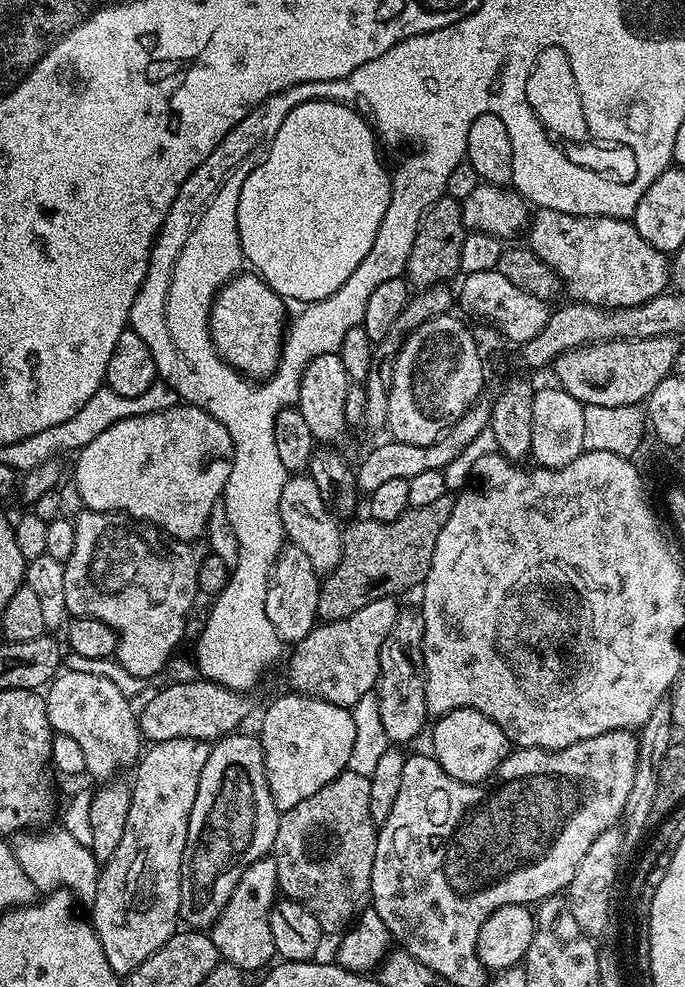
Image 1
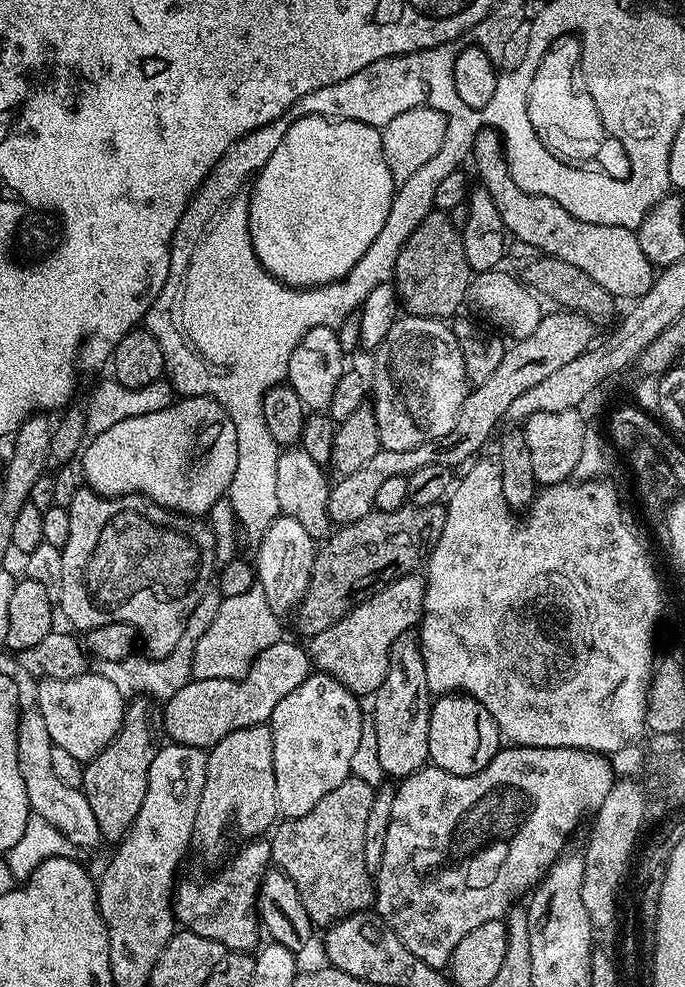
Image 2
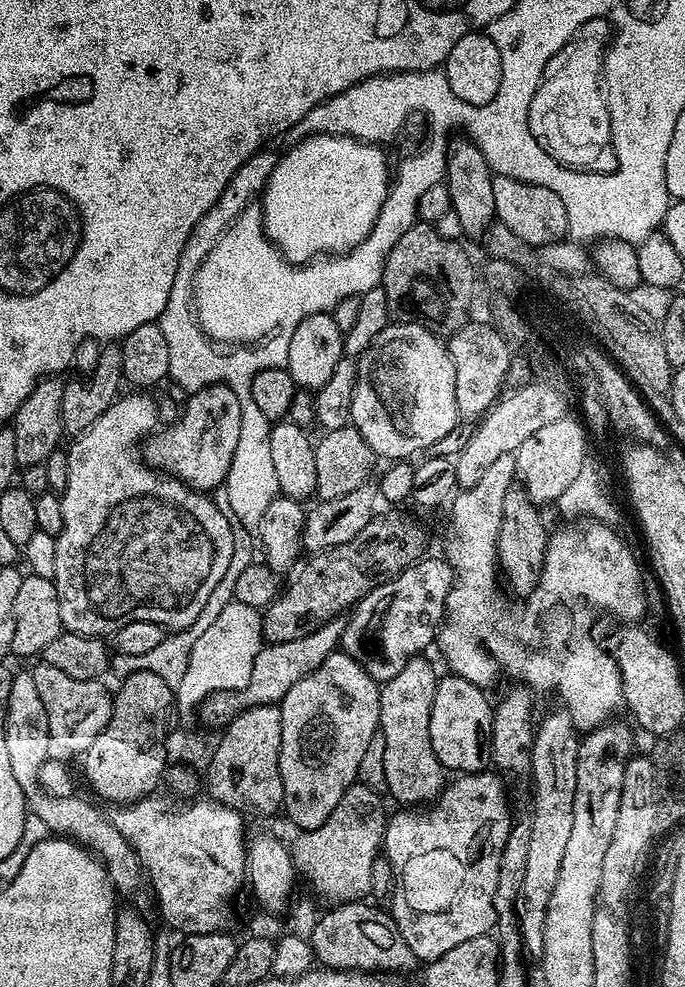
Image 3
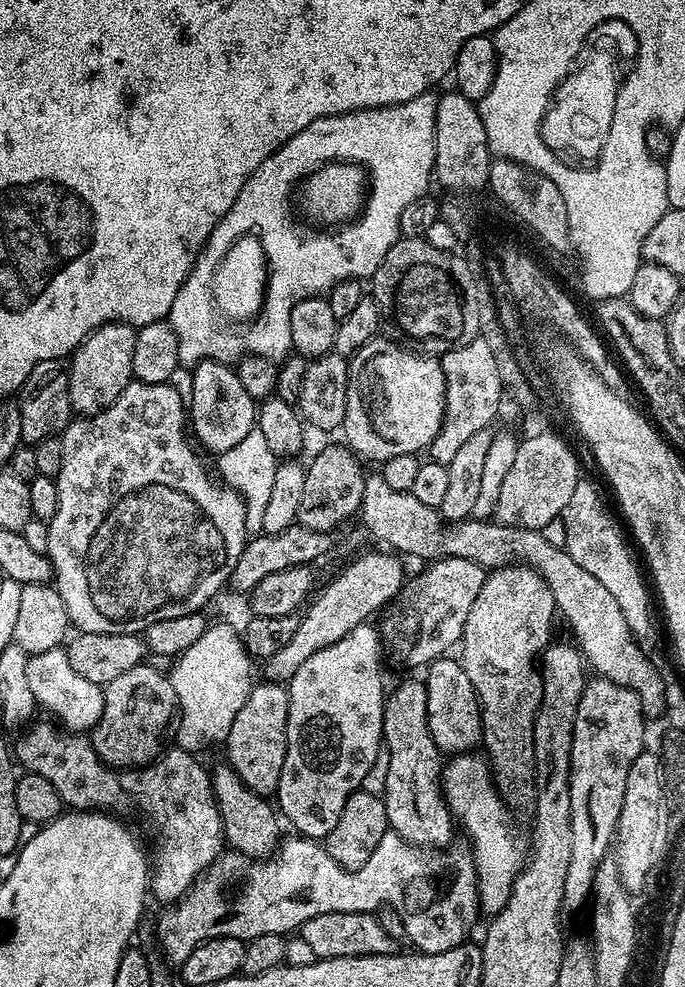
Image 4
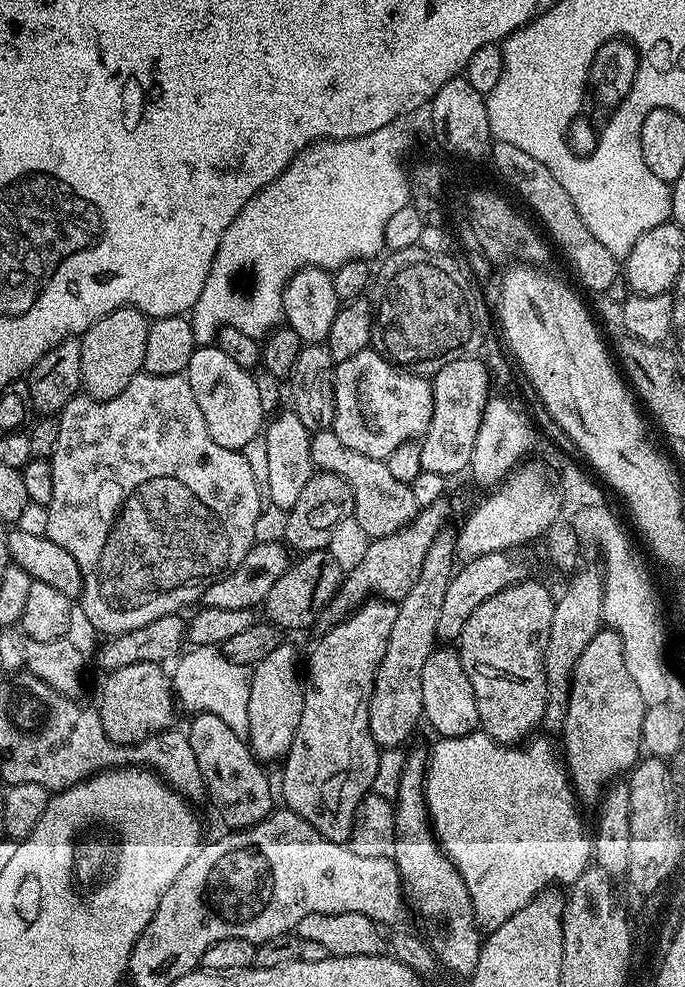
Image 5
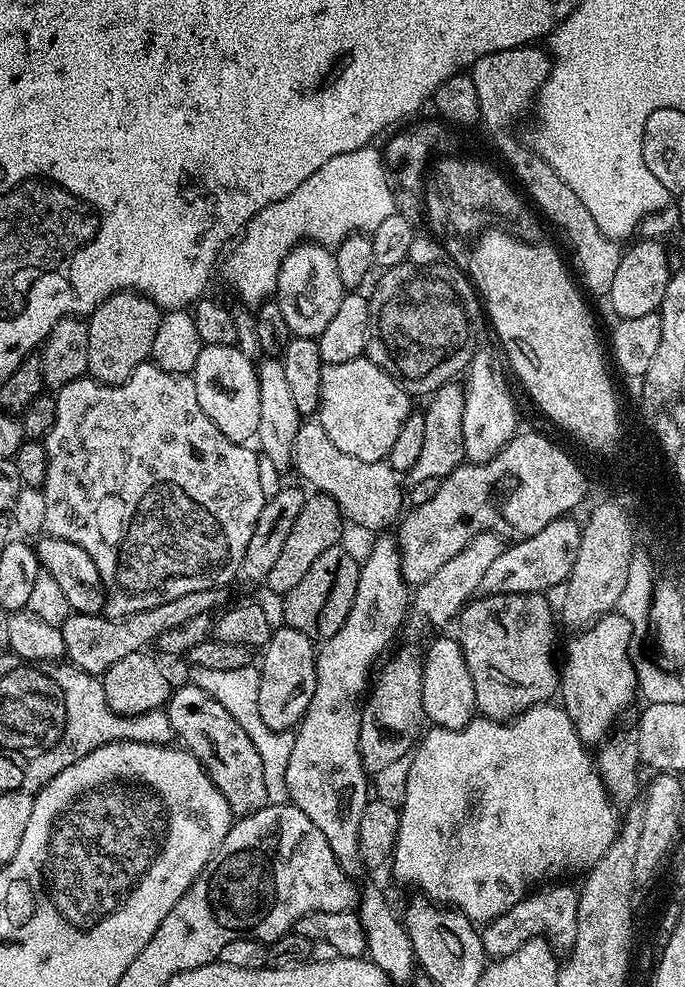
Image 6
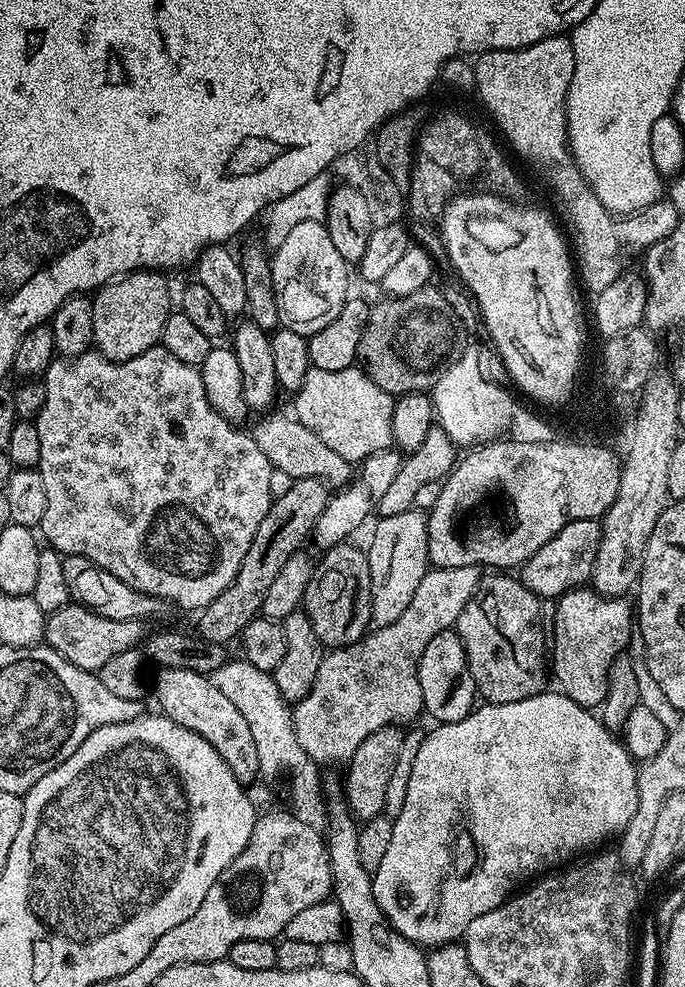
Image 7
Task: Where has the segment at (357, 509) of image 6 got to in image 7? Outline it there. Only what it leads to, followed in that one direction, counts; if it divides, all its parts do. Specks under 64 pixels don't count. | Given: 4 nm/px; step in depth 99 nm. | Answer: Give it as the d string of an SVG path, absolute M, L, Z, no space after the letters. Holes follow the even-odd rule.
M272 414L261 415L264 417L257 422L256 429L251 429L250 434L258 442L258 450L262 450L262 454L266 454L266 458L277 473L285 472L292 480L301 480L302 478L323 480L329 486L343 486L353 479L353 465L344 460L342 454L330 450L330 446L326 446L326 442L322 442L322 438L318 438L318 434L314 434L314 430L306 430L306 426L302 426L302 422L291 415L288 415L289 417L268 415Z

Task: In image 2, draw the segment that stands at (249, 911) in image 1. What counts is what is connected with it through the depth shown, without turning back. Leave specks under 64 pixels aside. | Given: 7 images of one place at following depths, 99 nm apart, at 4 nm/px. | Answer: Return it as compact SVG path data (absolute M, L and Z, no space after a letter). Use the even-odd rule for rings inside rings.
M271 839L249 840L228 862L213 880L181 879L174 889L174 915L187 931L222 944L227 951L252 952L262 940L256 895L260 893L260 884L272 864Z

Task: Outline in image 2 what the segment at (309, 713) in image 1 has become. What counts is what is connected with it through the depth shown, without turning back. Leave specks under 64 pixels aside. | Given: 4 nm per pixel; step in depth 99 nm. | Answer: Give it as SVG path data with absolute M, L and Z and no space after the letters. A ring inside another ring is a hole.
M313 671L302 686L294 686L278 706L270 721L274 754L276 807L285 817L305 816L326 798L334 786L352 775L350 762L366 716L360 713L361 701L342 682L324 672Z

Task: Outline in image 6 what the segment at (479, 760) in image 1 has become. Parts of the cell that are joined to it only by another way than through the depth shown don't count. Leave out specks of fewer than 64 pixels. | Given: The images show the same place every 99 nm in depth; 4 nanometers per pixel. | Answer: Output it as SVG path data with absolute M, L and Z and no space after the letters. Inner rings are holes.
M440 636L424 652L422 702L425 717L438 728L465 728L477 715L474 682L466 666L459 639Z

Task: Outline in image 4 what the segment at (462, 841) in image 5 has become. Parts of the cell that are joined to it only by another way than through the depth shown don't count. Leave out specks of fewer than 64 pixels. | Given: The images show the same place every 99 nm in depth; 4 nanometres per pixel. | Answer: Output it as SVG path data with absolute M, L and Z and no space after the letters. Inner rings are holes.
M456 754L443 765L442 787L444 801L453 817L464 823L468 840L472 843L470 859L476 869L476 887L480 893L480 907L489 917L498 915L512 894L512 887L526 865L526 840L512 825L510 811L496 788L494 773L485 757L477 754Z

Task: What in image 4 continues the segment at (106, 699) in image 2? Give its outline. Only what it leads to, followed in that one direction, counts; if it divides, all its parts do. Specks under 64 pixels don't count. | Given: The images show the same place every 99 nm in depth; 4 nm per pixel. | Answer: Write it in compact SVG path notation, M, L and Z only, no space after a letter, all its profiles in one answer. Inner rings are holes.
M63 647L54 650L42 650L42 654L29 656L26 662L26 675L30 681L30 690L34 693L37 705L45 708L69 732L87 733L95 728L102 718L104 689L77 671L70 668L67 651Z

